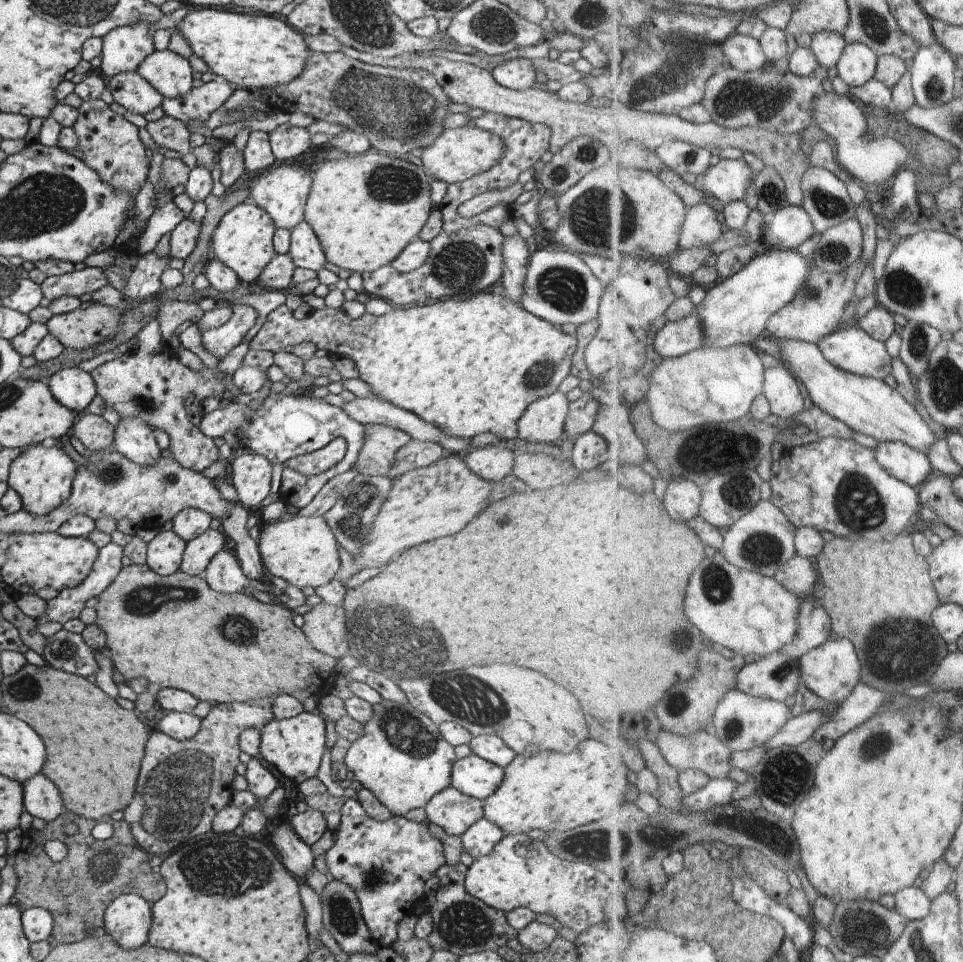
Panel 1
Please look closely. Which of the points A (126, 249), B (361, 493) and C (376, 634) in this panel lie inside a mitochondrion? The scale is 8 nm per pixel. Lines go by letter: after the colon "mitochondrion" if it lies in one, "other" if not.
A: other
B: mitochondrion
C: mitochondrion

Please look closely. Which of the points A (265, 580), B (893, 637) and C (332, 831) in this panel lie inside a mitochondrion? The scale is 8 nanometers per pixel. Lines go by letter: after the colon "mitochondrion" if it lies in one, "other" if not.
A: other
B: mitochondrion
C: other

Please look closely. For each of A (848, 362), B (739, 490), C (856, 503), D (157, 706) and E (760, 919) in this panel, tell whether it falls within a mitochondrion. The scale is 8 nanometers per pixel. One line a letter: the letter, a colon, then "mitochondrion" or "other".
A: other
B: mitochondrion
C: mitochondrion
D: other
E: other

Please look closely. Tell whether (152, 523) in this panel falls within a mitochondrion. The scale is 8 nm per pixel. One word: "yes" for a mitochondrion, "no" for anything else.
no

